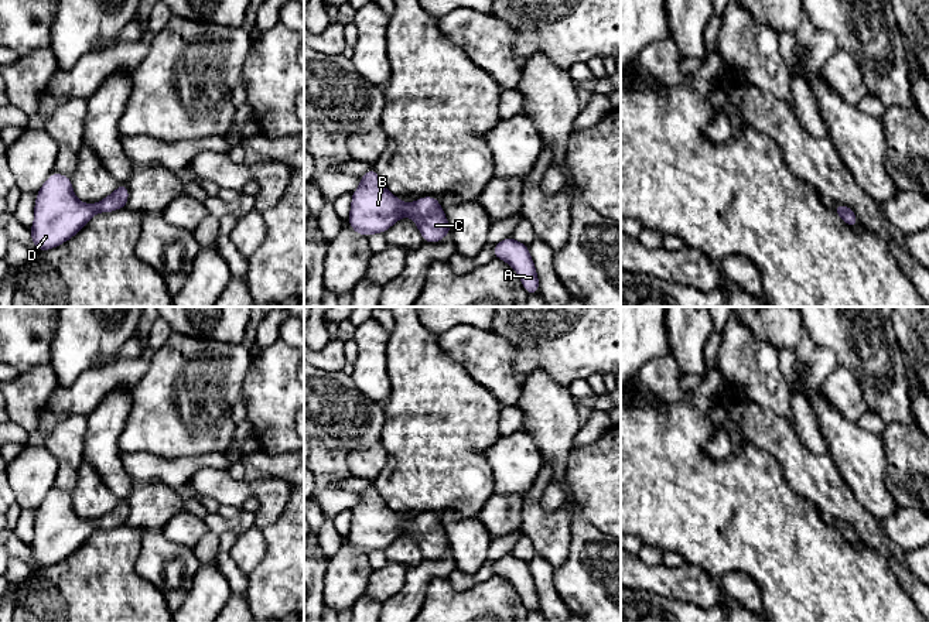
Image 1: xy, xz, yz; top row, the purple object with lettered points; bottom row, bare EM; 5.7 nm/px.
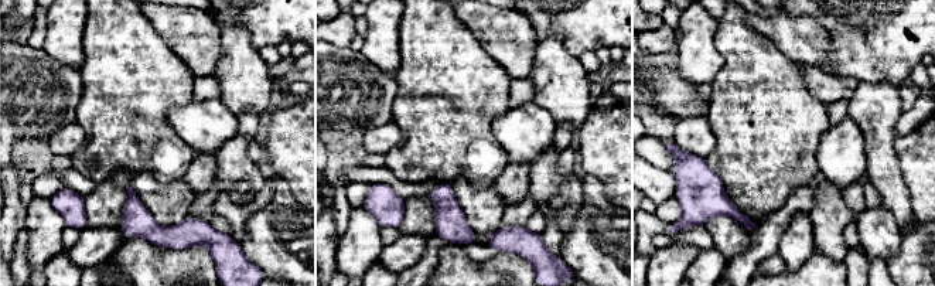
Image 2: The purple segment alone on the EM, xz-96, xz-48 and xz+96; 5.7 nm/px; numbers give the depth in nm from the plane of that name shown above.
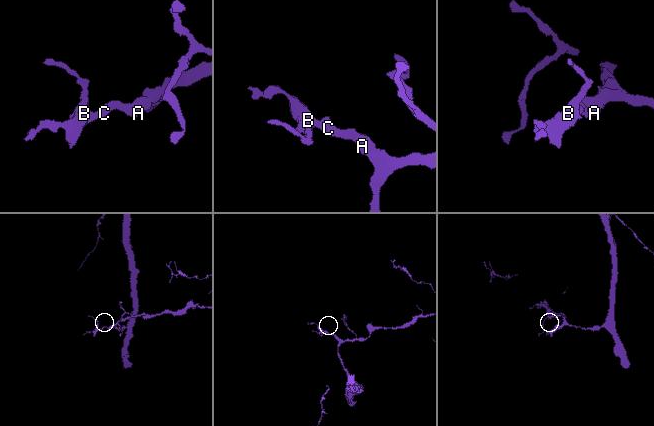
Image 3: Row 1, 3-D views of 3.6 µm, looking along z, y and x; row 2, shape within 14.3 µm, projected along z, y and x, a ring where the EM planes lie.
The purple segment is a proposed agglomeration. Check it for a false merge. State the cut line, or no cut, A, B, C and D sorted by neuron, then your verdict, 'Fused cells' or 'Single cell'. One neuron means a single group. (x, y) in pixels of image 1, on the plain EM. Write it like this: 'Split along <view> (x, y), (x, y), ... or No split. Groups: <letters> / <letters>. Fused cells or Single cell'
No split. Groups: A B C D. Single cell

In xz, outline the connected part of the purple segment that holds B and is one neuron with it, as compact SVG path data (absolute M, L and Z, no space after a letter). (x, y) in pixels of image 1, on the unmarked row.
M373 485L361 492L361 502L351 512L348 540L358 551L368 554L386 550L403 533L414 537L423 558L438 560L451 551L444 526L436 513L403 519L386 505Z

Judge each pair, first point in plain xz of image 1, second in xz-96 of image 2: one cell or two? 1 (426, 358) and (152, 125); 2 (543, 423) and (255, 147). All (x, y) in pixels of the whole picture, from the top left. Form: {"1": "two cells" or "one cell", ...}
{"1": "one cell", "2": "two cells"}

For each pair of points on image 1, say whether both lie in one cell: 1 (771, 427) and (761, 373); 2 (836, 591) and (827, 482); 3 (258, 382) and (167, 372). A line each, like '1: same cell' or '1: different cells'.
1: different cells
2: different cells
3: different cells

